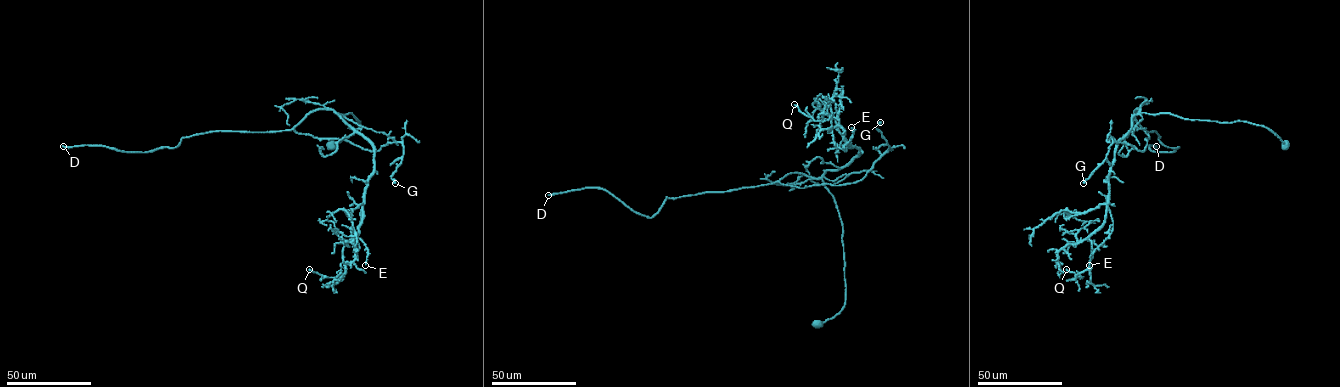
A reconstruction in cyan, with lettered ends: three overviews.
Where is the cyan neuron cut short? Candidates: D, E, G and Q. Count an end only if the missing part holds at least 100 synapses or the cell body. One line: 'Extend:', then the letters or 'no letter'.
Extend: D

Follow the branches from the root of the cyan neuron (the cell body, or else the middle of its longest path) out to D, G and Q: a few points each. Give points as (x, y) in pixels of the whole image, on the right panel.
D: (1285, 145), (1246, 122), (1136, 109), (1144, 130), (1179, 147), (1149, 149), (1156, 146)
G: (1285, 145), (1246, 122), (1136, 109), (1149, 137), (1145, 149), (1113, 142), (1083, 183)
Q: (1285, 145), (1246, 122), (1137, 113), (1115, 149), (1105, 221), (1087, 237), (1089, 266), (1082, 277), (1066, 269)

